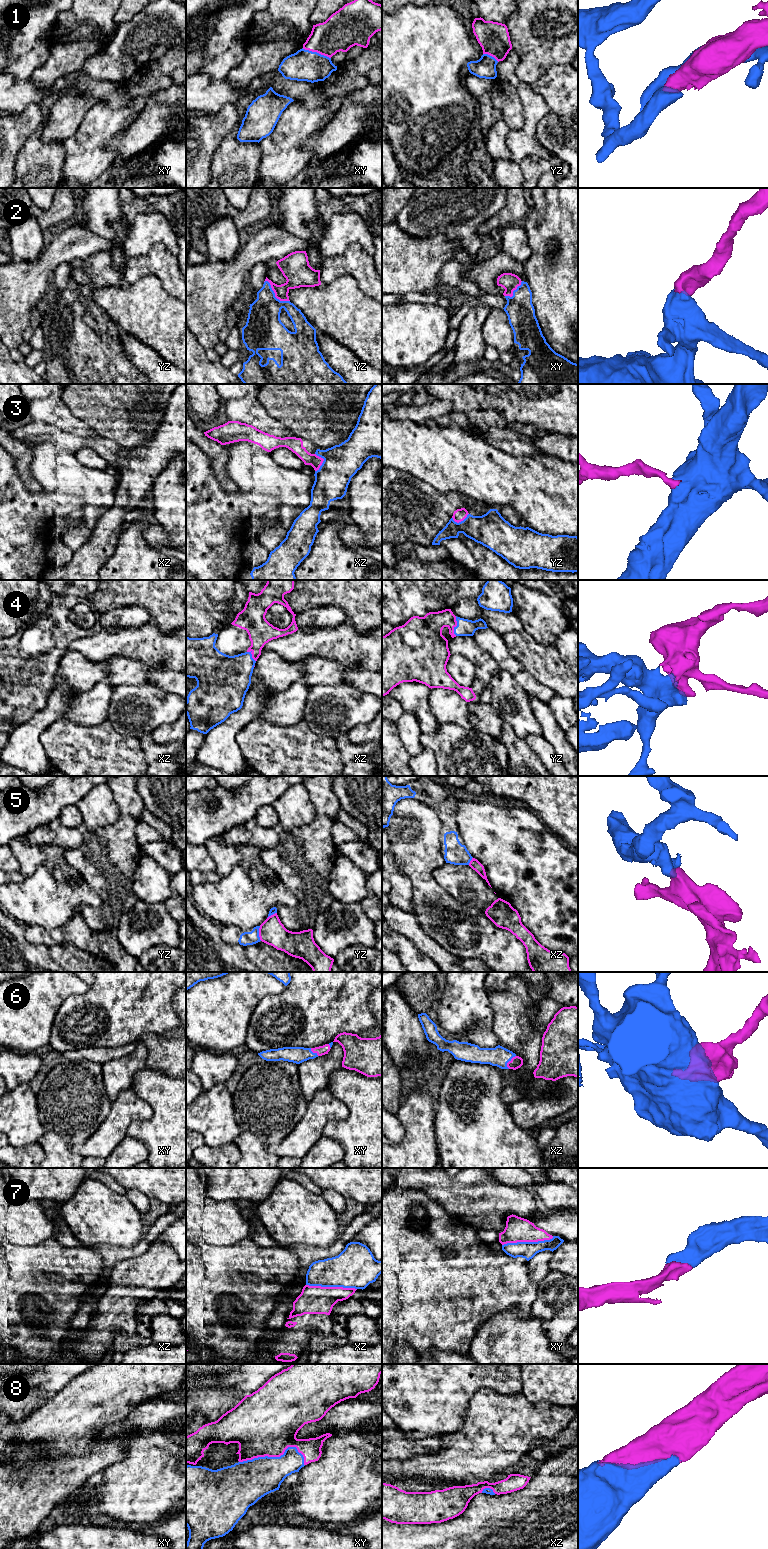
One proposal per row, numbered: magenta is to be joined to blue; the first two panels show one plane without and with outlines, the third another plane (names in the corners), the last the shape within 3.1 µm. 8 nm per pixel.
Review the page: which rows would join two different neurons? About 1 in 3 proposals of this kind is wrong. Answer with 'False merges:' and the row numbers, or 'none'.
False merges: 5

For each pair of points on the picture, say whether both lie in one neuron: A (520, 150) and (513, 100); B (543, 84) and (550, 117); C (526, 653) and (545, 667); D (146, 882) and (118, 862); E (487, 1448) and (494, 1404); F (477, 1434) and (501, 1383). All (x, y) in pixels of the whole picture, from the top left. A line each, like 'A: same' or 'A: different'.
A: different
B: different
C: same
D: different
E: same
F: different

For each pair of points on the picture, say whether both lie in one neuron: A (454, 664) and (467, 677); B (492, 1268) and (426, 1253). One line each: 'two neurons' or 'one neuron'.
A: one neuron
B: one neuron

